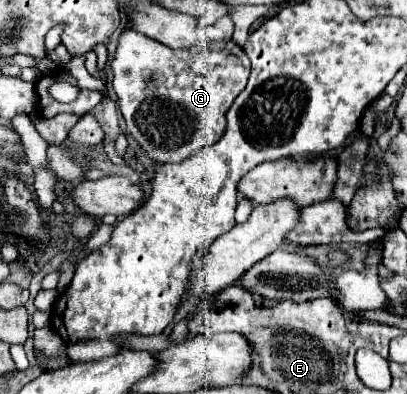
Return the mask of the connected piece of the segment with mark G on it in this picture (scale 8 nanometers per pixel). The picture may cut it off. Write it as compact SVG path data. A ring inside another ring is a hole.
M126 29L120 33L118 49L110 69L112 89L118 97L118 107L126 119L128 133L154 161L180 163L198 149L214 145L222 139L226 131L226 111L246 87L250 61L242 47L238 47L234 41L208 41L202 45L198 43L192 49L170 49L134 29Z

